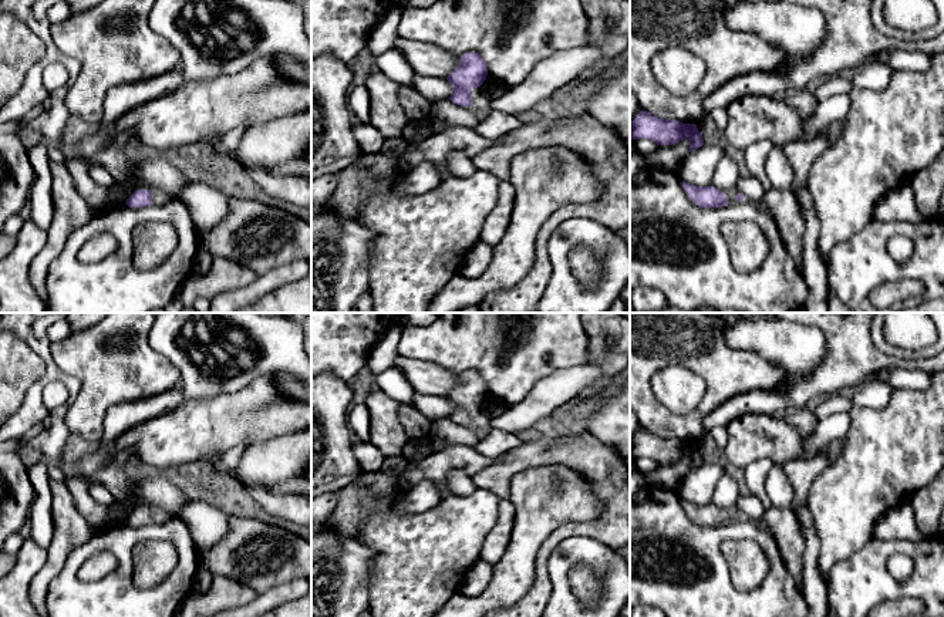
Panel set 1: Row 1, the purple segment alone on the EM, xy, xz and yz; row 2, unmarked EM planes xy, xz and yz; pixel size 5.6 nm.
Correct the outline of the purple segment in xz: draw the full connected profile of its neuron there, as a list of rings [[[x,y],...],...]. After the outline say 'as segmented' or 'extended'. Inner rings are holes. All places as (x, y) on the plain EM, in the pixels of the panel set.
[[[463,371],[459,382],[446,395],[454,404],[454,412],[449,418],[456,424],[473,425],[478,442],[483,441],[492,431],[490,419],[479,408],[486,394],[483,377],[478,371]]]; extended

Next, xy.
[[[158,506],[138,508],[127,517],[127,523],[129,526],[144,526],[151,522],[163,523],[169,520],[171,517],[172,516],[168,512],[165,512],[163,509]]]; extended

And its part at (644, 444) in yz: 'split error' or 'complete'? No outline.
complete

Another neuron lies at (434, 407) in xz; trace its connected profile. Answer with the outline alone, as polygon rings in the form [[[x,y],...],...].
[[[415,392],[411,405],[431,421],[448,418],[454,412],[454,404],[446,397],[439,395],[424,395]]]

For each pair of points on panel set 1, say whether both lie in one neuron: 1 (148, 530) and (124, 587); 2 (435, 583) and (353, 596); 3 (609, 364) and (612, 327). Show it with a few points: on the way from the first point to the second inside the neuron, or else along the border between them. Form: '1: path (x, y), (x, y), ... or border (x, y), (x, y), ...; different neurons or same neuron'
1: path (132, 539), (124, 548), (124, 572); same neuron
2: border (370, 560), (368, 602); different neurons
3: path (607, 354), (602, 340), (603, 336); same neuron

